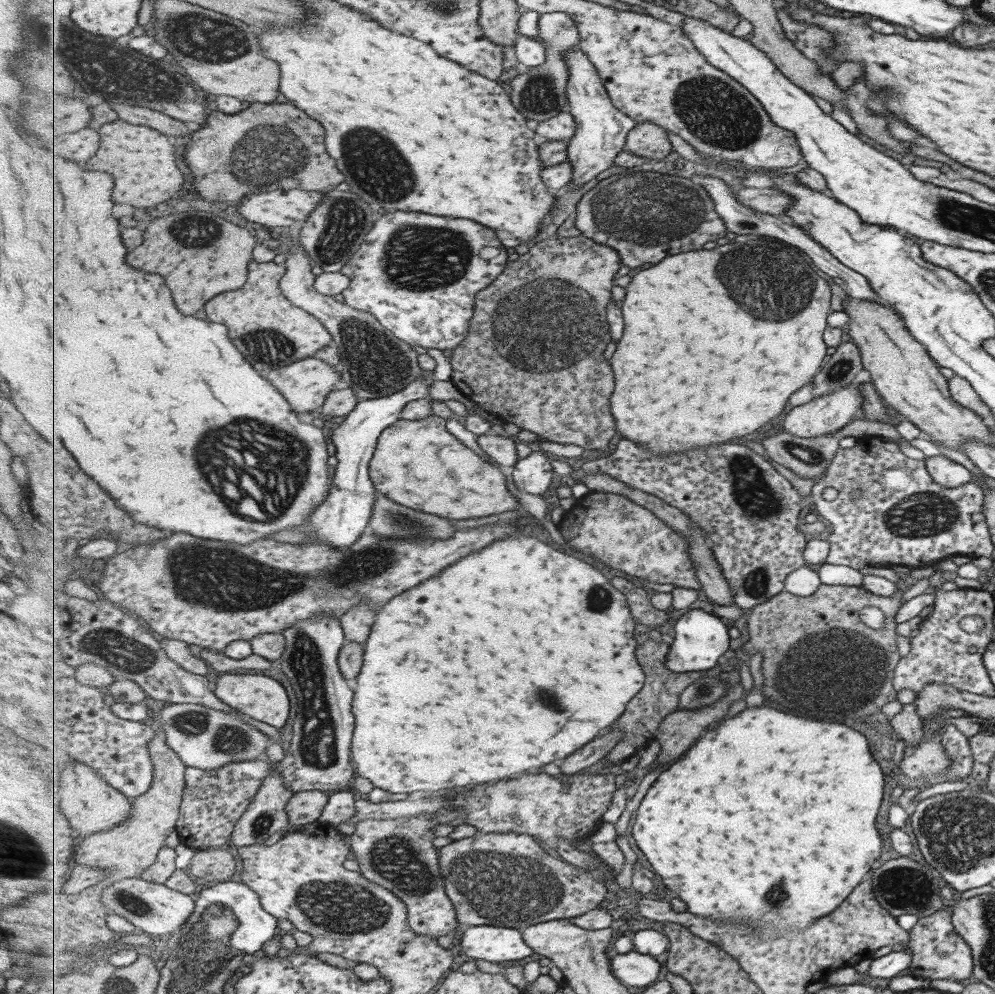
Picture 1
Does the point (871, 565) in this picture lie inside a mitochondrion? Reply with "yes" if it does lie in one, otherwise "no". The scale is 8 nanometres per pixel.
no

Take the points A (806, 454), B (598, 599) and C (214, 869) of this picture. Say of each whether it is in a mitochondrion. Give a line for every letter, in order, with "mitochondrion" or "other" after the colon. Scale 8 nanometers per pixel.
A: mitochondrion
B: mitochondrion
C: other

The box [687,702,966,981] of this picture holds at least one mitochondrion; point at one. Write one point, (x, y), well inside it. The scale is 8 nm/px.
(905, 889)

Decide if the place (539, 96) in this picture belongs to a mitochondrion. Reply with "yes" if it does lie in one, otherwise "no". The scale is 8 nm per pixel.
yes

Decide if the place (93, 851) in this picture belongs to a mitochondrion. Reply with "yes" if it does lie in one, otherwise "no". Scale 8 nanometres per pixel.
no

